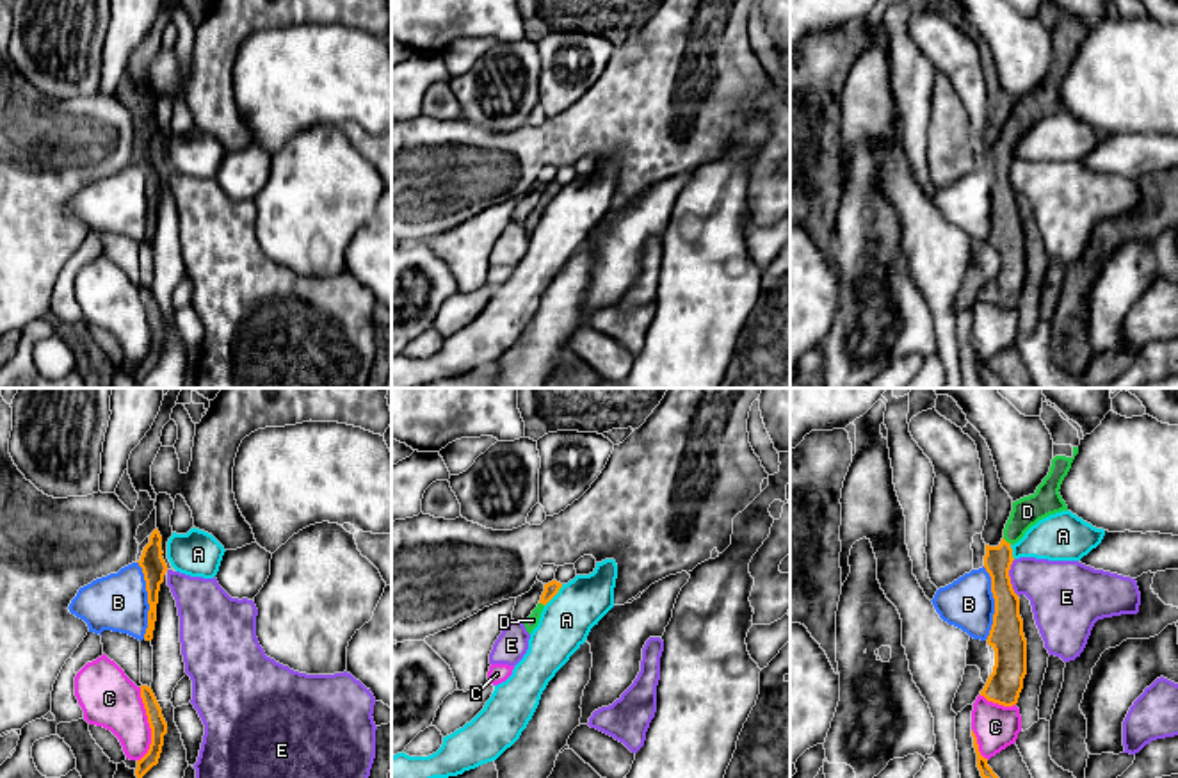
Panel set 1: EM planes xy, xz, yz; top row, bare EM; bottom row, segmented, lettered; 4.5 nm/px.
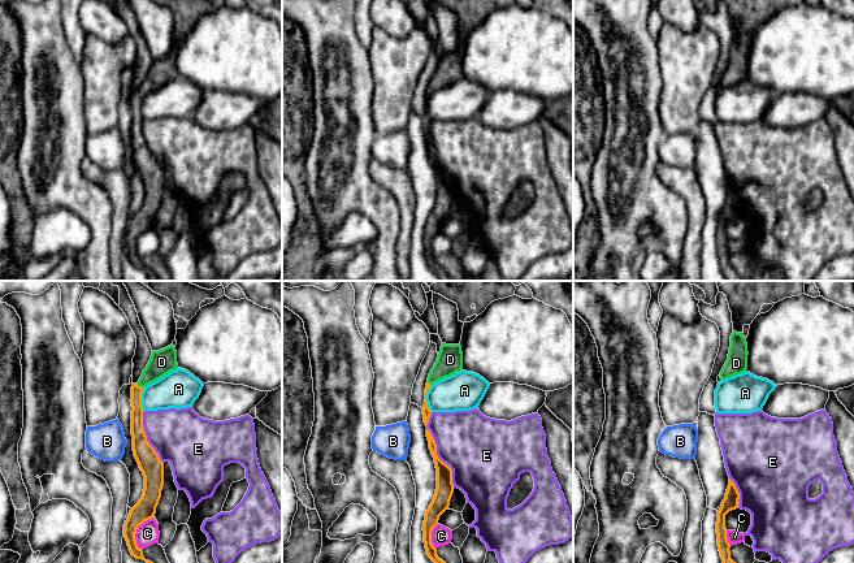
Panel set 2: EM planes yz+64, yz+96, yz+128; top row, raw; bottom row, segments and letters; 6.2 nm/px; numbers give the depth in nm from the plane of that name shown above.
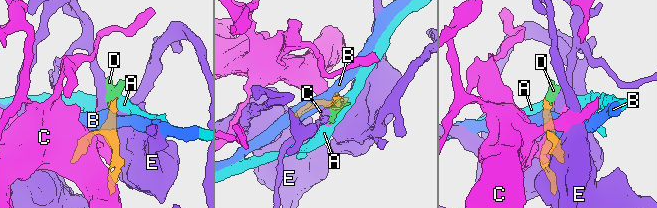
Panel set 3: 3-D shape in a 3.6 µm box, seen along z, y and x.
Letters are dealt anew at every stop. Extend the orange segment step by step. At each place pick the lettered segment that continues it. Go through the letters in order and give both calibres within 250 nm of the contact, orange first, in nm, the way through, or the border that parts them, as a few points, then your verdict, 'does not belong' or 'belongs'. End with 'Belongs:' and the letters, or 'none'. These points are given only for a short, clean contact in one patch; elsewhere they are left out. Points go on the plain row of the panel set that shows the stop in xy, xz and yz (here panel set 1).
A: 70/240 nm | along xz (563, 186), (545, 207) | does not belong
B: 110/260 nm | does not belong
C: 80/260 nm | does not belong
D: 130/140 nm | across yz (997, 162), (1004, 153), (1006, 143), (1027, 113) | belongs
E: 150/300 nm | does not belong
Belongs: D

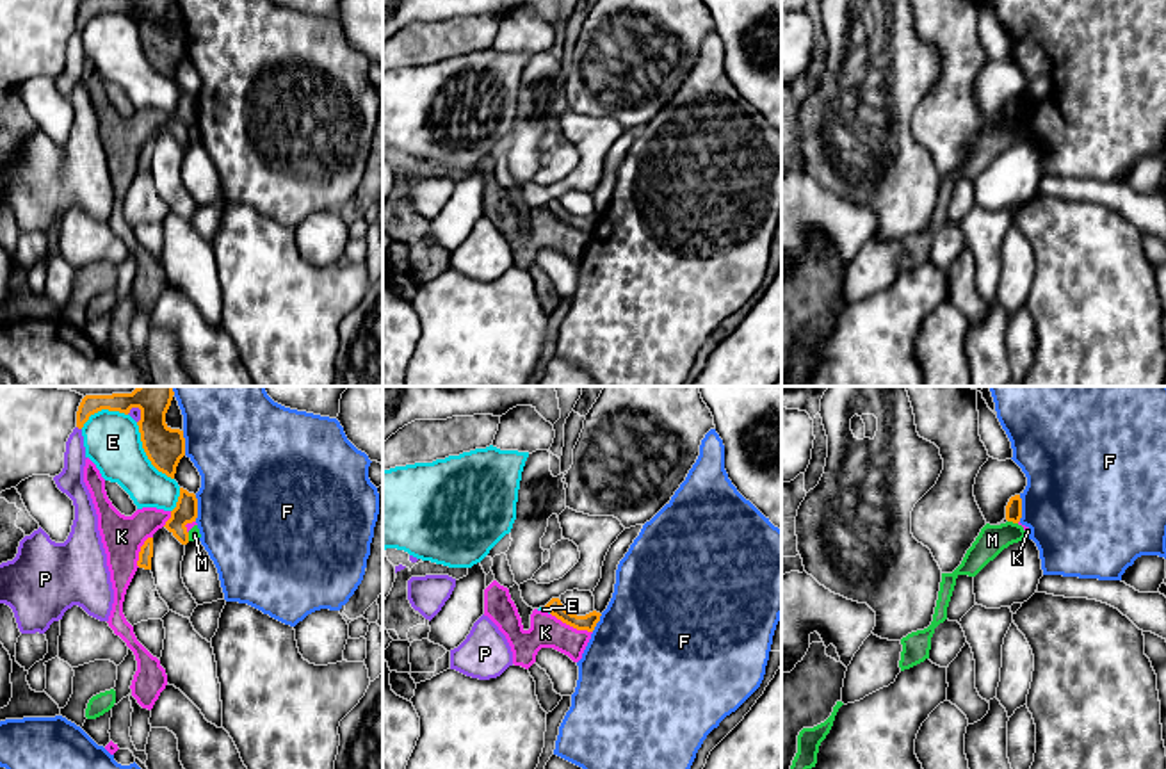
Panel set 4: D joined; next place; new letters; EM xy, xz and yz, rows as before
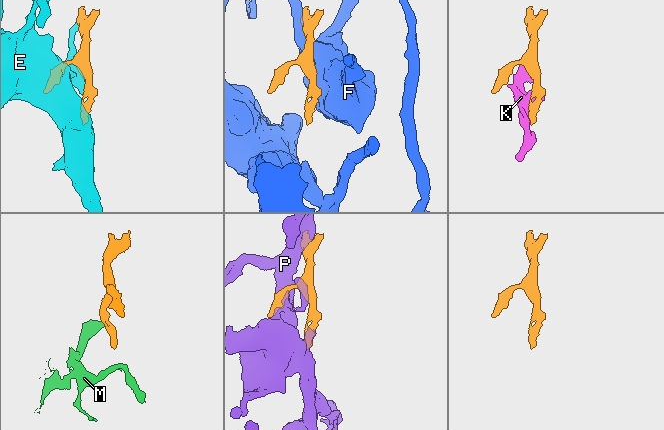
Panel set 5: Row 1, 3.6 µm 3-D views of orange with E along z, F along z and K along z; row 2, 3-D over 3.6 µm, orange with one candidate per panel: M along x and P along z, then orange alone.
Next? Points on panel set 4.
E: 180/260 nm | does not belong
F: 110/500 nm | does not belong
K: 70/150 nm | along xz (550, 214), (577, 230), (591, 234) | does not belong
M: 80/140 nm | along yz (1008, 121), (1017, 125) | does not belong
P: 180/50 nm | does not belong
Belongs: none

